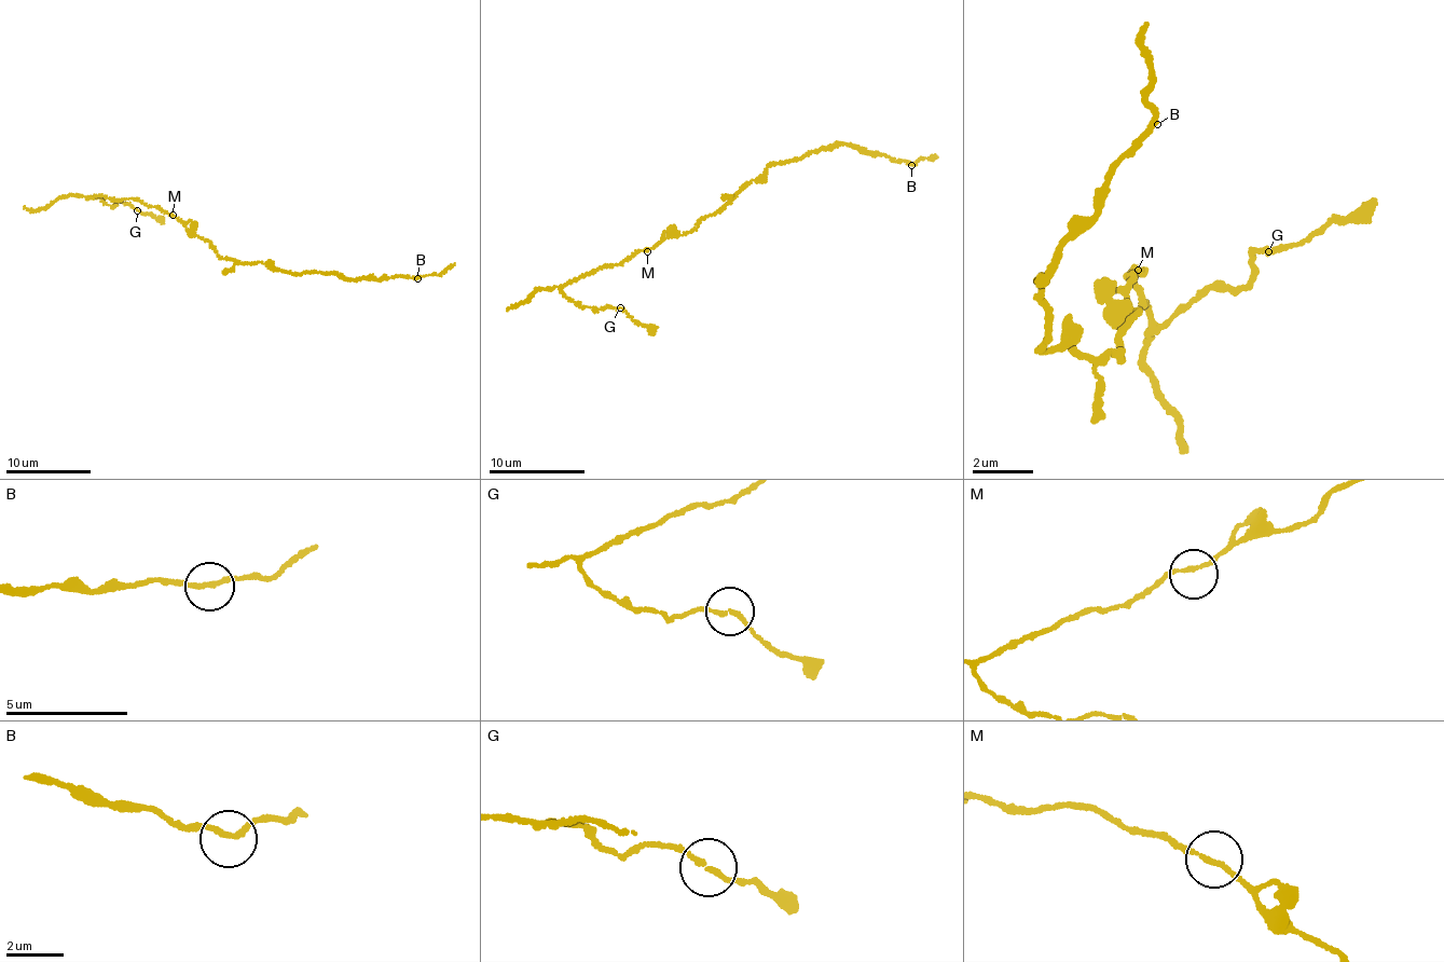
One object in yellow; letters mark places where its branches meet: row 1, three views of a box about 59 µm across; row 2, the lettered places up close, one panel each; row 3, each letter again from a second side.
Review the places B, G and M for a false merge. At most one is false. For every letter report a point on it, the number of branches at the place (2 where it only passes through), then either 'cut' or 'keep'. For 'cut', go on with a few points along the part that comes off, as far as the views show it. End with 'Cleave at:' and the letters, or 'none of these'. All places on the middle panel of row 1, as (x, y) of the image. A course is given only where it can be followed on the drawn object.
B: at (911, 165); 2 branches meet; keep
G: at (620, 307); 2 branches meet; keep
M: at (647, 251); 2 branches meet; keep
Cleave at: none of these

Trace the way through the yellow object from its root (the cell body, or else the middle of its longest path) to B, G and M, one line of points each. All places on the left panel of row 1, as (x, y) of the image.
B: (217, 252), (242, 263), (261, 262), (291, 274), (330, 273), (360, 280), (417, 278)
G: (217, 252), (211, 242), (194, 235), (183, 222), (146, 204), (90, 196), (137, 210)
M: (217, 252), (211, 242), (194, 235), (186, 222), (173, 215)

